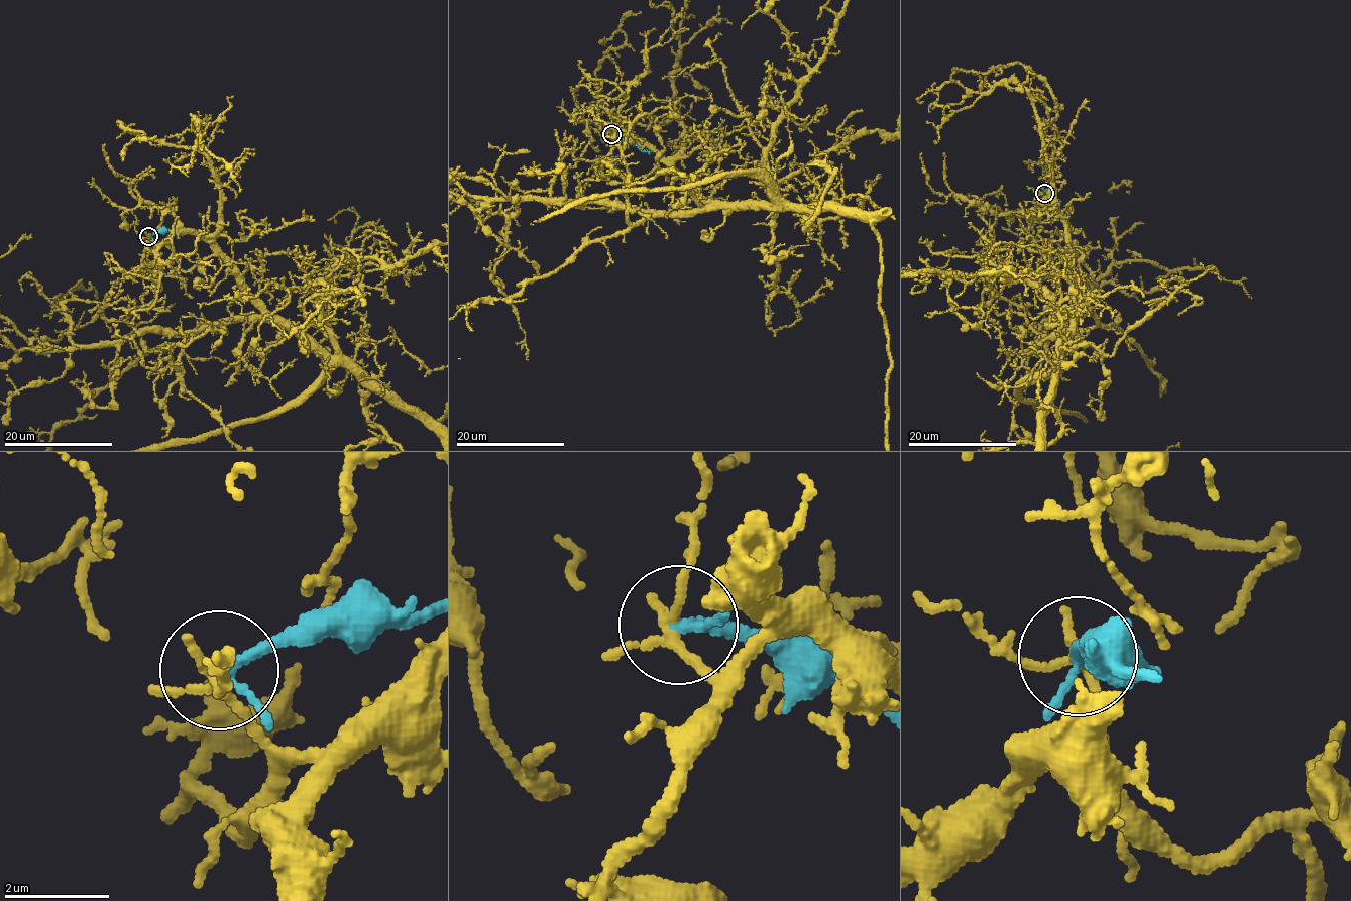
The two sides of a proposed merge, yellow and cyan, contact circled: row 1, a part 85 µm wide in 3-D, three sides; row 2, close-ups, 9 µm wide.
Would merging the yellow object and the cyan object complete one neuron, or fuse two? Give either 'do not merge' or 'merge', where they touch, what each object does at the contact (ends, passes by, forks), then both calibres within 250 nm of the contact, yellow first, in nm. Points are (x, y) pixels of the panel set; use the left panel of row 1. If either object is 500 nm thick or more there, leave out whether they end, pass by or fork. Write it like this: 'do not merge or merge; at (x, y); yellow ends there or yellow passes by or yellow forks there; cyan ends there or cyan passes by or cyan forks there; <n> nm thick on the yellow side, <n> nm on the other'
do not merge; at (148, 236); yellow forks there; cyan passes by; 170 nm thick on the yellow side, 180 nm on the other

